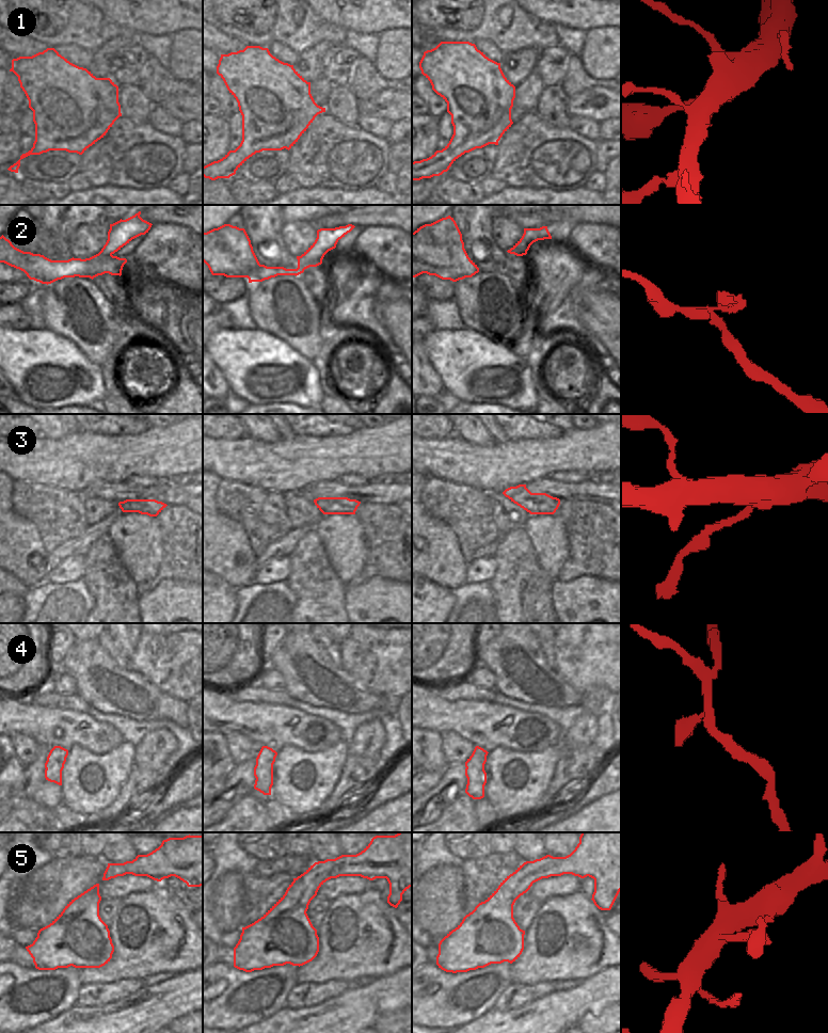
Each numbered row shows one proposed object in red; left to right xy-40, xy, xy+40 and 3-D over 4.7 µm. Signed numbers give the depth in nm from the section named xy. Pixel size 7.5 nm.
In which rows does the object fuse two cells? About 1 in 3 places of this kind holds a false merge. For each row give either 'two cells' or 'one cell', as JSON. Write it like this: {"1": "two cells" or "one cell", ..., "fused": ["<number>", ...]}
{"1": "one cell", "2": "two cells", "3": "two cells", "4": "two cells", "5": "one cell", "fused": ["2", "3", "4"]}

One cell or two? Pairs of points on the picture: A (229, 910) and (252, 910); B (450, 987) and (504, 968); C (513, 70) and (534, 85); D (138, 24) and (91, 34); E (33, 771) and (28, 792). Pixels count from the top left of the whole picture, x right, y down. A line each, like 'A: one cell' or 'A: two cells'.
A: two cells
B: one cell
C: two cells
D: two cells
E: one cell

